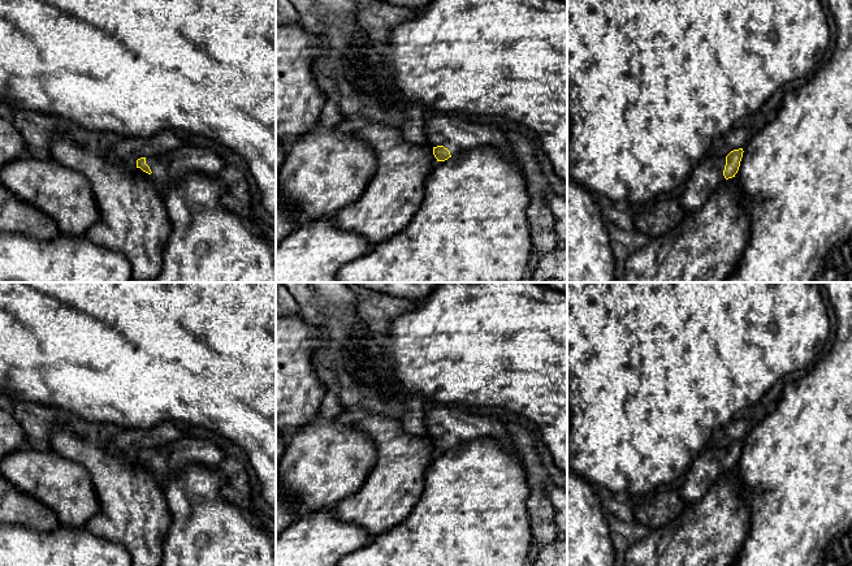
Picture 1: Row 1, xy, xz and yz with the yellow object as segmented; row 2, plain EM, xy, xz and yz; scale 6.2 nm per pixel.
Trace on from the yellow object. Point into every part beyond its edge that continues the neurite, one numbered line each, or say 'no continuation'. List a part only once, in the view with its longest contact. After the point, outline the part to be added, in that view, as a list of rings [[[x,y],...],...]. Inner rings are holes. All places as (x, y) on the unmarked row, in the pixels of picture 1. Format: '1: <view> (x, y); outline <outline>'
1: xy (186, 450); outline [[[182,436],[164,448],[150,448],[146,450],[146,455],[150,458],[151,466],[140,459],[137,462],[151,471],[160,481],[191,463],[216,468],[226,457],[224,449],[213,440],[206,441],[189,436]]]

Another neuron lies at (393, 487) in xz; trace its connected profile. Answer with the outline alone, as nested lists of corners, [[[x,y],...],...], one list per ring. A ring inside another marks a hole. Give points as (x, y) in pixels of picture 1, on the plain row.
[[[367,415],[356,428],[375,444],[376,465],[364,484],[333,510],[338,520],[355,523],[375,537],[401,523],[412,511],[425,485],[425,471],[438,453],[433,438],[406,432],[395,418]]]

